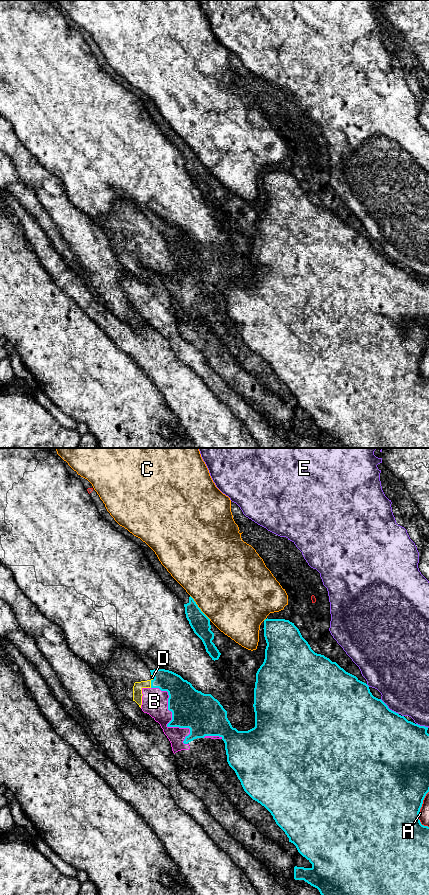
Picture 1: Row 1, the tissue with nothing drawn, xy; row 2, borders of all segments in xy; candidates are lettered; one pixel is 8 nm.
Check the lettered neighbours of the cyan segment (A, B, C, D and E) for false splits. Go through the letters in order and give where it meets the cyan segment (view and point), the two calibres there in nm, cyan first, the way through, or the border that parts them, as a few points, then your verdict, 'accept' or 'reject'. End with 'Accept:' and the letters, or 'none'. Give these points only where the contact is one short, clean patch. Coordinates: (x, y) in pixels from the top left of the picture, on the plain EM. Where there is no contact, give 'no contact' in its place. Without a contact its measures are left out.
A: contact xy (419, 363); calibres 500 and 80 nm; reject
B: contact xy (171, 272); calibres 320 and 200 nm; reject
C: contact xy (199, 160); calibres 160 and 500 nm; reject
D: contact xy (151, 233); calibres 200 and 80 nm; border xy (151, 226), (153, 231), (150, 239); reject
E: contact xy (388, 260); calibres 500 and 420 nm; reject
Accept: none

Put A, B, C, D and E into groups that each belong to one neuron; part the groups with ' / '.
A / B D / C / E

